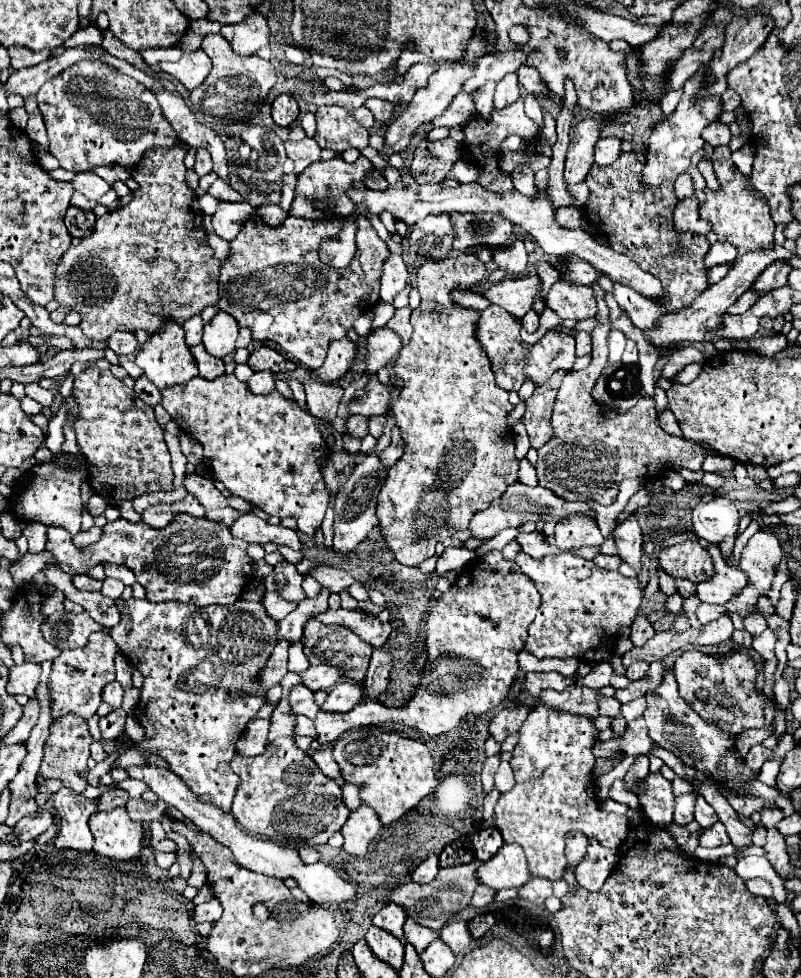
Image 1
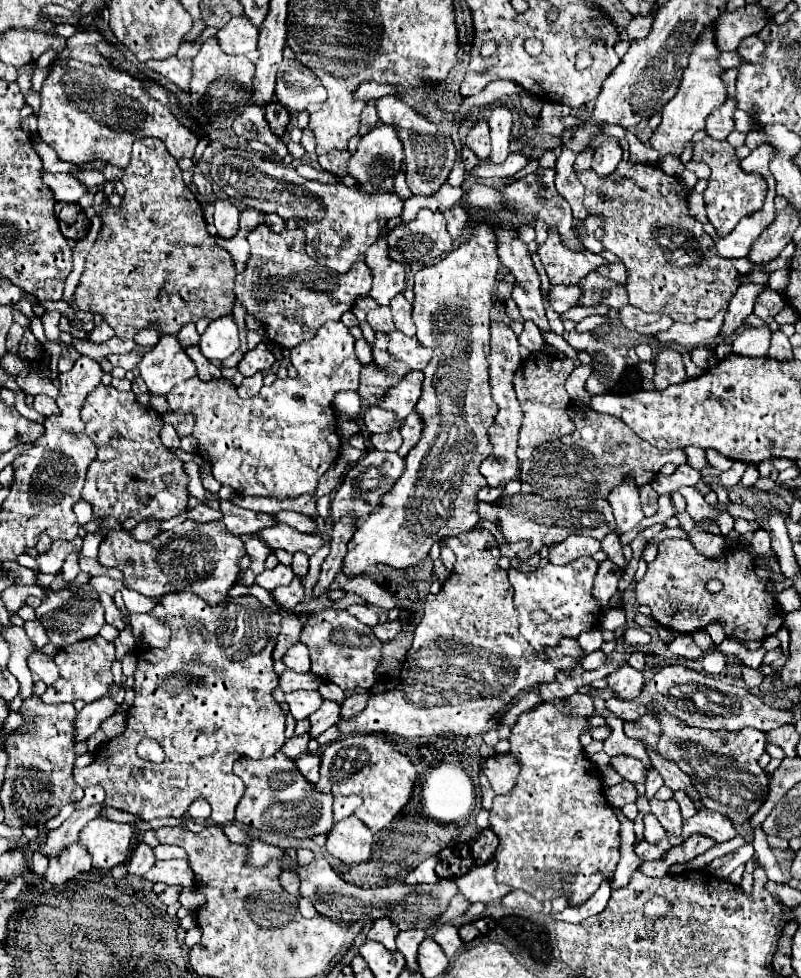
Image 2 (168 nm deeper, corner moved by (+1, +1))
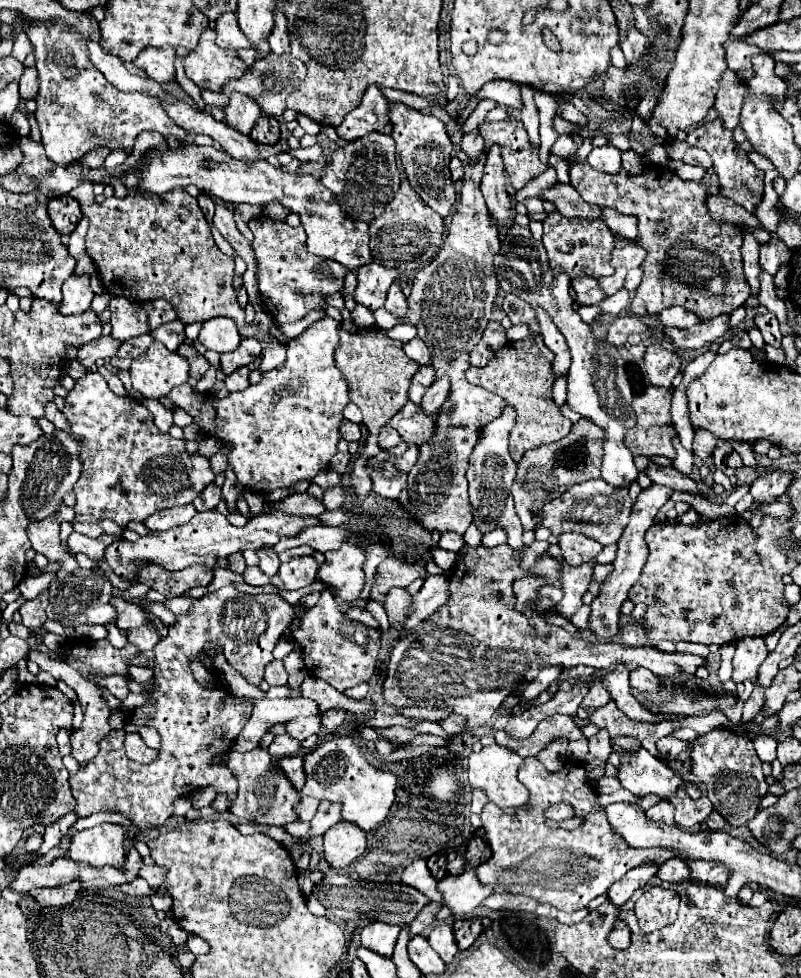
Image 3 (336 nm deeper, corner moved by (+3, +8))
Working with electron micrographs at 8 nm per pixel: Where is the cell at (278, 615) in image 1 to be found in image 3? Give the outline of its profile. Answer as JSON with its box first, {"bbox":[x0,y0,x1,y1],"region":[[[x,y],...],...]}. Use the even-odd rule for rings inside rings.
{"bbox":[277,556,319,590],"region":[[[297,556],[289,562],[281,564],[277,576],[283,580],[287,590],[299,590],[309,586],[315,580],[315,572],[319,570],[313,556]]]}

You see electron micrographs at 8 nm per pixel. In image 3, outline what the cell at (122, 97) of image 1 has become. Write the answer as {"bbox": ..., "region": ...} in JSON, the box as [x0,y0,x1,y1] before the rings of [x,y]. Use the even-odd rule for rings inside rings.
{"bbox":[27,20,187,166],"region":[[[61,20],[37,22],[27,30],[27,36],[33,44],[35,66],[39,72],[35,120],[41,128],[43,146],[51,162],[67,166],[81,160],[93,146],[131,154],[135,138],[145,130],[175,136],[185,144],[187,132],[163,112],[159,102],[143,92],[123,92],[107,82],[107,78],[91,66],[87,52],[79,46],[77,40],[83,40],[83,36],[71,32]]]}

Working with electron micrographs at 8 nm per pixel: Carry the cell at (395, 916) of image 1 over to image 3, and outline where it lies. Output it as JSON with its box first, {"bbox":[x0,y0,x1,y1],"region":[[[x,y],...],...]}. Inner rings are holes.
{"bbox":[361,922,401,956],"region":[[[371,922],[361,932],[361,946],[371,948],[371,950],[383,954],[383,956],[391,956],[399,932],[401,932],[401,926]]]}

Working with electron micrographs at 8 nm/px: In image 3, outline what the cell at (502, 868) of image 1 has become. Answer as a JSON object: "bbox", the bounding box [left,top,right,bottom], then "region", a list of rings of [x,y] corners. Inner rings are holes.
{"bbox":[439,870,493,918],"region":[[[475,870],[439,880],[439,890],[443,892],[443,904],[453,910],[455,918],[473,912],[489,894],[493,894],[491,886],[479,884]]]}

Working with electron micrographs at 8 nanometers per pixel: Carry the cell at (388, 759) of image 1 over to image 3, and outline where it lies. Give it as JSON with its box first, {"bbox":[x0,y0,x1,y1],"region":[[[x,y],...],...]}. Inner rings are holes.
{"bbox":[301,736,397,832],"region":[[[335,736],[321,742],[315,750],[305,754],[305,772],[307,782],[301,790],[305,796],[317,800],[339,800],[343,802],[341,818],[361,826],[365,832],[377,828],[389,816],[389,810],[395,802],[397,776],[389,770],[375,768],[365,756],[361,756],[361,744],[353,736]]]}

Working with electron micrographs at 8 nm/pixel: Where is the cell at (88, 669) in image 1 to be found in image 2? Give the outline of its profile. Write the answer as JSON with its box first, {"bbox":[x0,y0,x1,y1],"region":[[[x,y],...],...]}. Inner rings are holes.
{"bbox":[41,635,115,704],"region":[[[99,635],[93,639],[77,641],[73,645],[59,649],[59,653],[55,655],[55,663],[61,671],[61,677],[47,687],[47,691],[41,696],[41,699],[47,704],[73,703],[77,699],[91,703],[91,701],[103,697],[107,693],[109,685],[113,683],[113,675],[111,675],[113,659],[115,659],[113,643],[101,639]]]}

